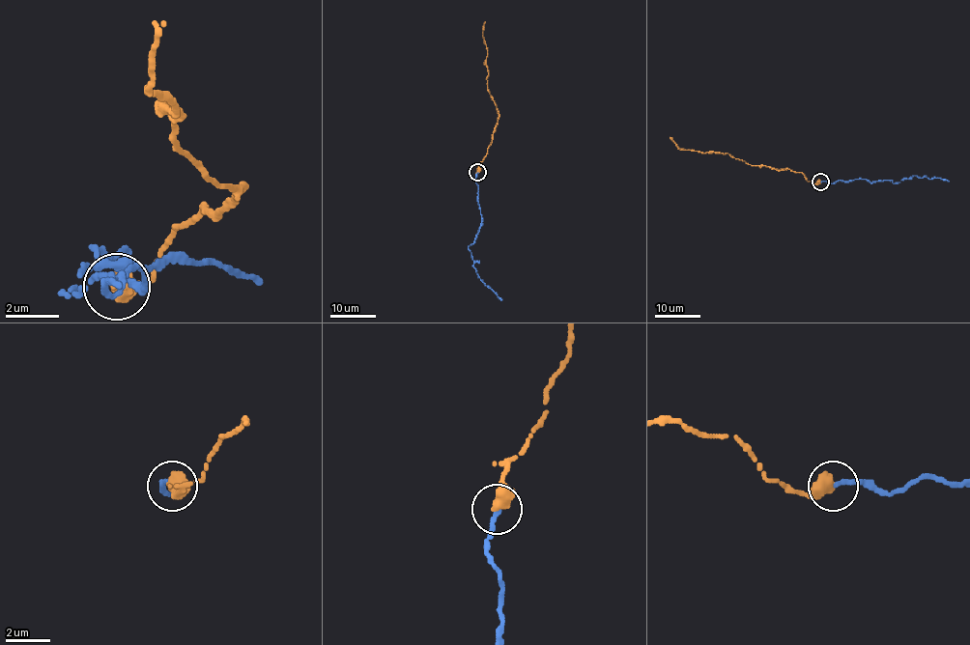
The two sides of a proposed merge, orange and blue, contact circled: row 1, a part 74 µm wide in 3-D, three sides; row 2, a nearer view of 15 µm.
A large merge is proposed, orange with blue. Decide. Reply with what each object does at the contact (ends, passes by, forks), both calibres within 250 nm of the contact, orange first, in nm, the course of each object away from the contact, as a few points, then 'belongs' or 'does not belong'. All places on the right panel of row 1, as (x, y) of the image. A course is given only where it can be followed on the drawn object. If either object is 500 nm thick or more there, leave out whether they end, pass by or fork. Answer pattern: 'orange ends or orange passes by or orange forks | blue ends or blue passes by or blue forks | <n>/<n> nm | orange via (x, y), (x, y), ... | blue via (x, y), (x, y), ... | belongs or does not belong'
550/220 nm | orange via (821, 182), (812, 183), (801, 172), (789, 169), (751, 165), (727, 153), (681, 150), (670, 137) | blue via (821, 182), (864, 179), (898, 183), (916, 176), (949, 182) | belongs

